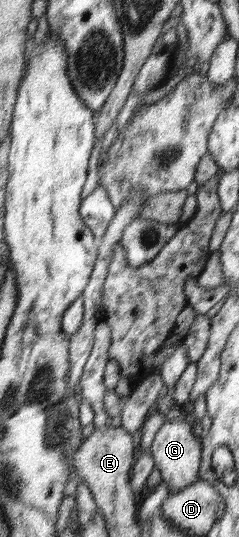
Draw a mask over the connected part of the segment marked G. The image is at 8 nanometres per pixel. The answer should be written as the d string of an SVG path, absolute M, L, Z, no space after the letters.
M176 417L167 421L156 433L148 453L154 458L155 468L160 471L170 493L176 493L199 479L201 464L201 439L194 437L191 425Z

